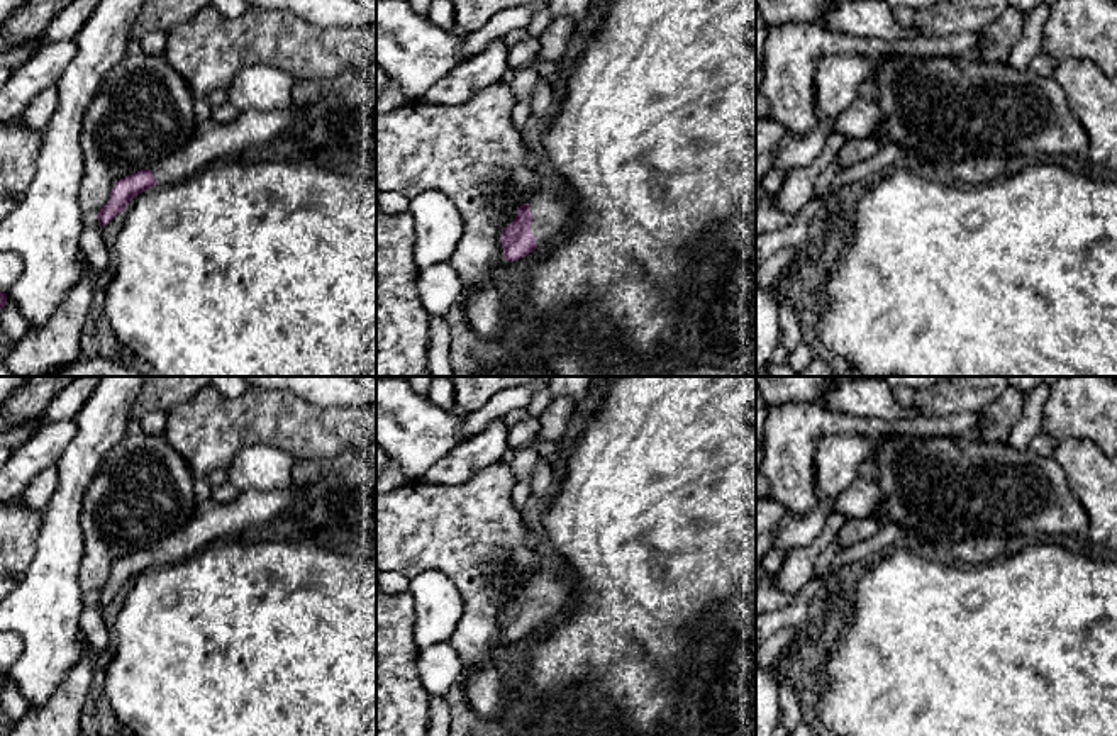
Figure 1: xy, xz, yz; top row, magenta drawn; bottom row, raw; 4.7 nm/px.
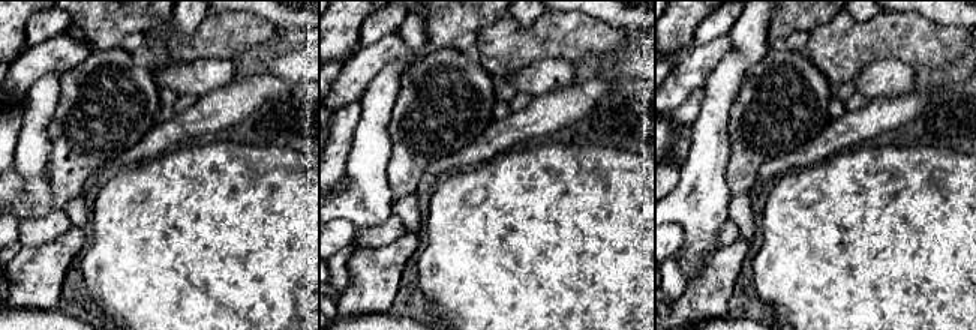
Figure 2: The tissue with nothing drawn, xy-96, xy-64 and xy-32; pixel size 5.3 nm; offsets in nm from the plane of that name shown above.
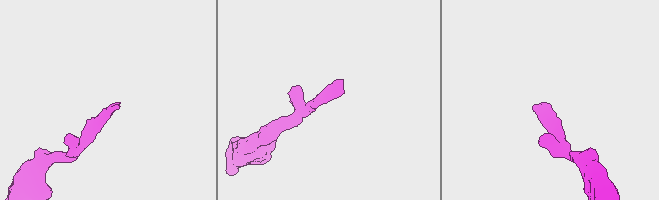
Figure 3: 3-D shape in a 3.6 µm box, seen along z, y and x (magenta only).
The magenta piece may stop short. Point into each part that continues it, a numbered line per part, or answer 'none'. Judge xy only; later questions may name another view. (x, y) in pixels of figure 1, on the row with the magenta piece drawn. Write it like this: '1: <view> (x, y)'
1: xy (212, 143)

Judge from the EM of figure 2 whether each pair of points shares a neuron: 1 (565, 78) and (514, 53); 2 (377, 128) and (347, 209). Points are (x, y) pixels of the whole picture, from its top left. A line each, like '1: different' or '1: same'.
1: different
2: same

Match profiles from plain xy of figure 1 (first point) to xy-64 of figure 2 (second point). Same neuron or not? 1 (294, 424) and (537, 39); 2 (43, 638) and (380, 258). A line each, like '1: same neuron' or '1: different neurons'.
1: same neuron
2: different neurons

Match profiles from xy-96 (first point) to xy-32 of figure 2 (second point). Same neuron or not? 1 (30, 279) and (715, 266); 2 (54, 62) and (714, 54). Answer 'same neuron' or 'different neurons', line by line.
1: same neuron
2: same neuron

